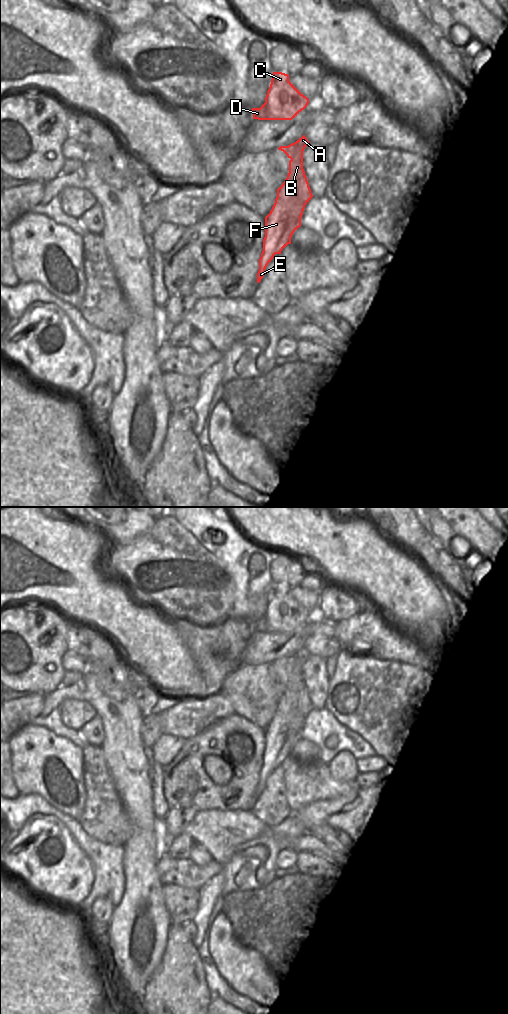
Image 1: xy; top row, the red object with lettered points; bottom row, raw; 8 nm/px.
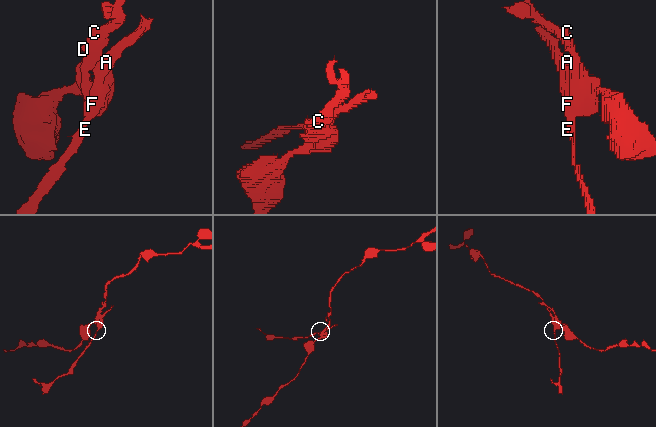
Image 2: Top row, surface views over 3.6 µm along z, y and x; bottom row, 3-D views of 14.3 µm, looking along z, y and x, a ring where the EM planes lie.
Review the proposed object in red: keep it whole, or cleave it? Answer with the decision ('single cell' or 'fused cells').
fused cells

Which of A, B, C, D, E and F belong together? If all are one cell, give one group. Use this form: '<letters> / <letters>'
A E F / B C D

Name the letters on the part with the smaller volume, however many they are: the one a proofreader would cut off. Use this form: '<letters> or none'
A, E, F

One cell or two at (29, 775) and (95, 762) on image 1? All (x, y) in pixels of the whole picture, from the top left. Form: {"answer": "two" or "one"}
{"answer": "two"}

